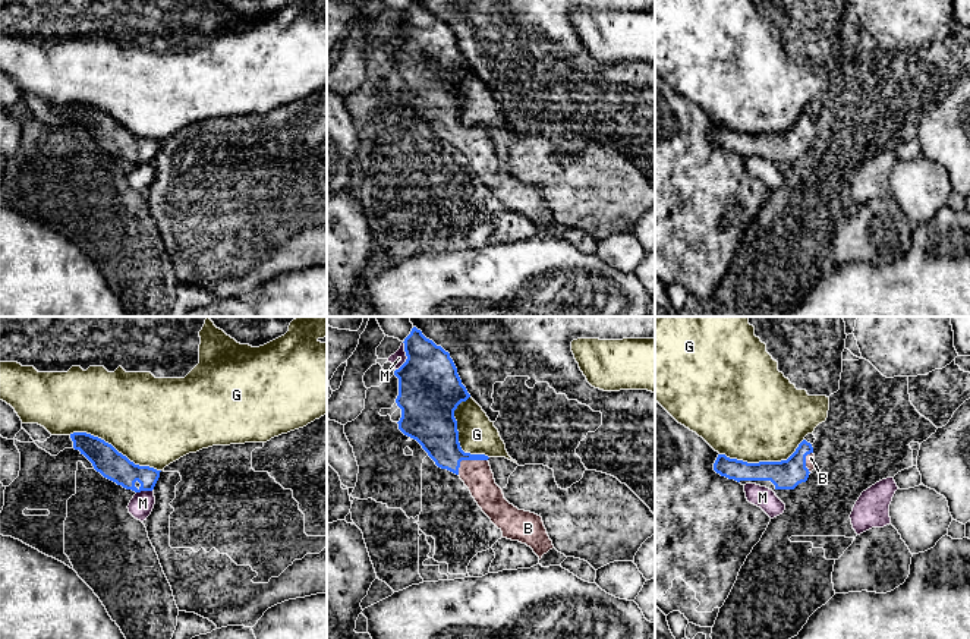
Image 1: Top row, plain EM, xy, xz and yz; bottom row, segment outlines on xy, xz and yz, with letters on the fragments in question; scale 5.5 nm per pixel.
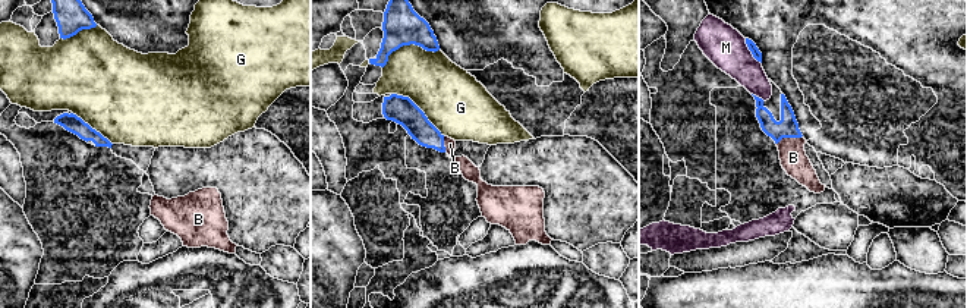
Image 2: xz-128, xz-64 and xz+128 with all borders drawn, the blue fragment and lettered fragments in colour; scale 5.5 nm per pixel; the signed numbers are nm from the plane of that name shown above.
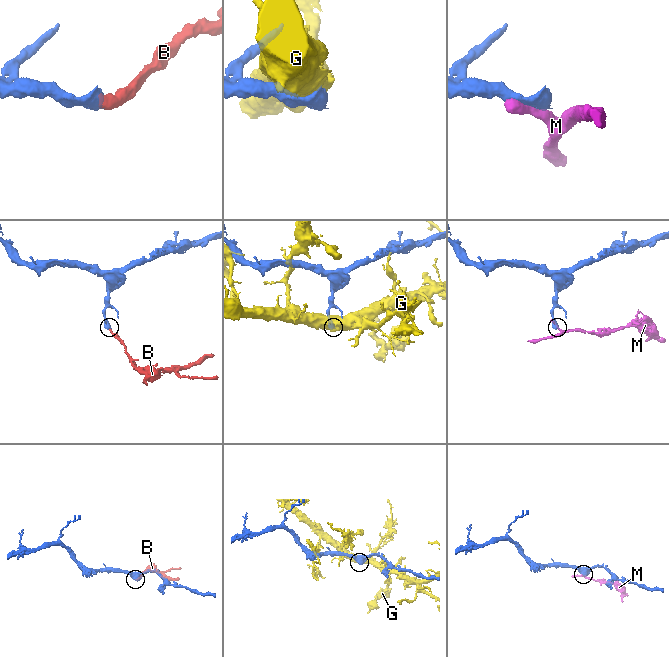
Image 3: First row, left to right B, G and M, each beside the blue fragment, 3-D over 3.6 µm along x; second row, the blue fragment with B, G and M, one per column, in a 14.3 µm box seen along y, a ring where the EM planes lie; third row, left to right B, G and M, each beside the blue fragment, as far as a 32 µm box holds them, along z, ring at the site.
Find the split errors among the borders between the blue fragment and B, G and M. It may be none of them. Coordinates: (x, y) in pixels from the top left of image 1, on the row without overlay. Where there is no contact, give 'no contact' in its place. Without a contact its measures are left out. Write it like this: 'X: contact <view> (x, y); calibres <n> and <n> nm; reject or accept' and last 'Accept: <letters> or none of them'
B: contact xz (468, 131); calibres 240 and 160 nm; accept
G: contact xy (113, 119); calibres 160 and 480 nm; reject
M: contact xz (406, 27); calibres 360 and 80 nm; reject
Accept: B

